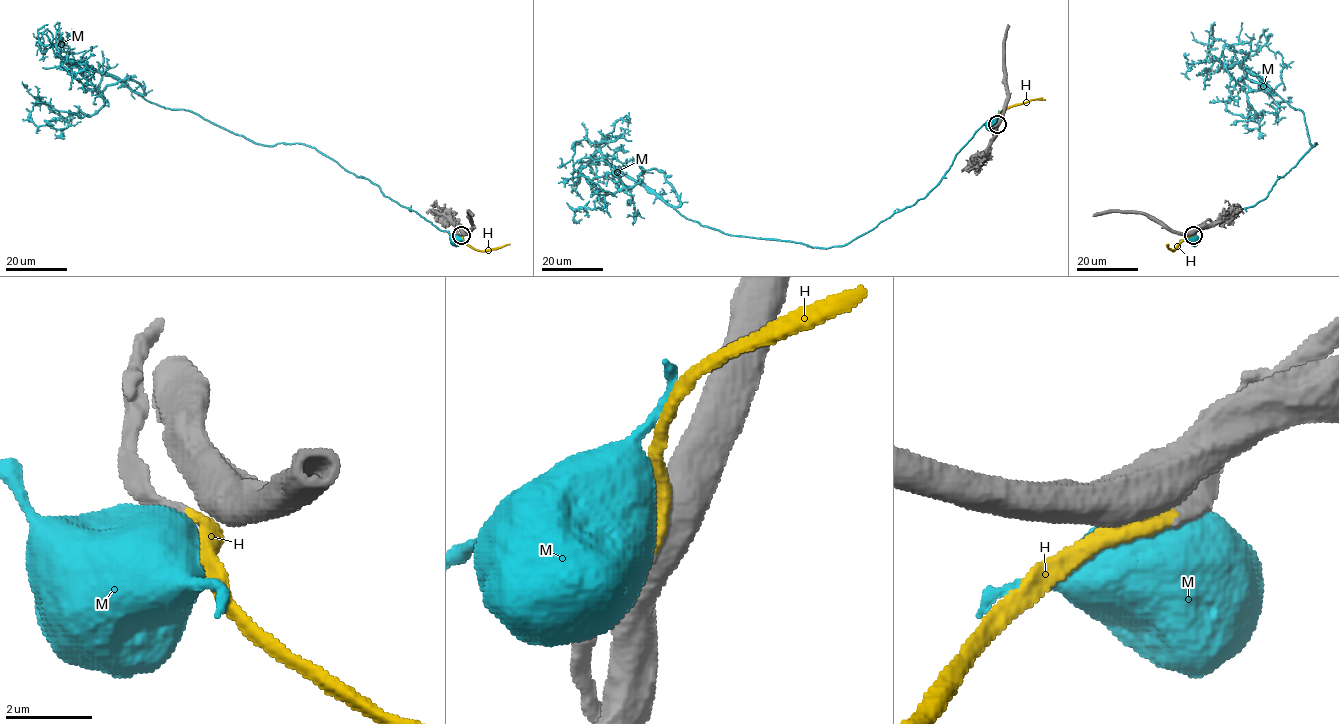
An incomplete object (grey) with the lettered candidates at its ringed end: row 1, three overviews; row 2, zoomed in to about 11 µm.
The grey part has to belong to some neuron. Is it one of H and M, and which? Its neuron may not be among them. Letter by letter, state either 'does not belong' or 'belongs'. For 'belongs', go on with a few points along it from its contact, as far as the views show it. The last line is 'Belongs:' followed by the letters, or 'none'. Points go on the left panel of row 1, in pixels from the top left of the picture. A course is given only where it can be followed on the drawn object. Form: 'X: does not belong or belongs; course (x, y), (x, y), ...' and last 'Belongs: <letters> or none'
H: belongs; course (461, 234), (466, 244), (480, 250), (510, 244)
M: does not belong
Belongs: H

